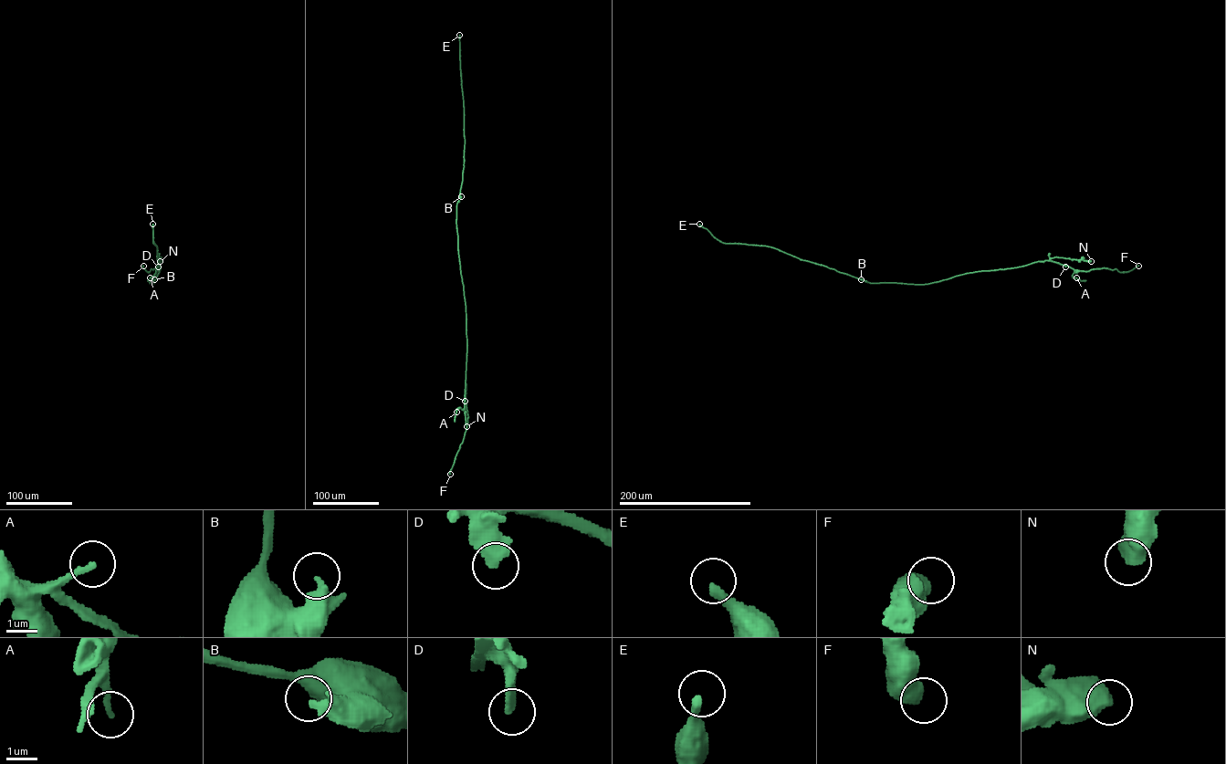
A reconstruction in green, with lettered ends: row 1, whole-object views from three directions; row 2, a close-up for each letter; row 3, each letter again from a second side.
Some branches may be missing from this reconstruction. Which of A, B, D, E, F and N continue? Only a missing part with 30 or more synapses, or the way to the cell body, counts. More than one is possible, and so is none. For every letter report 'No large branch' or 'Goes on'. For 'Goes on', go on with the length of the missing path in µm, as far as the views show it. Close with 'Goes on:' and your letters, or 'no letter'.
A: No large branch
B: No large branch
D: No large branch
E: Goes on. Missing length about 200 µm
F: No large branch
N: No large branch
Goes on: E

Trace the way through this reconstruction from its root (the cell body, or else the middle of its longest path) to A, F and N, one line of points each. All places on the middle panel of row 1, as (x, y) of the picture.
A: (458, 254), (466, 305), (467, 349), (464, 409), (458, 408), (456, 412)
F: (458, 254), (466, 316), (466, 429), (450, 474)
N: (458, 254), (466, 316), (466, 426)

